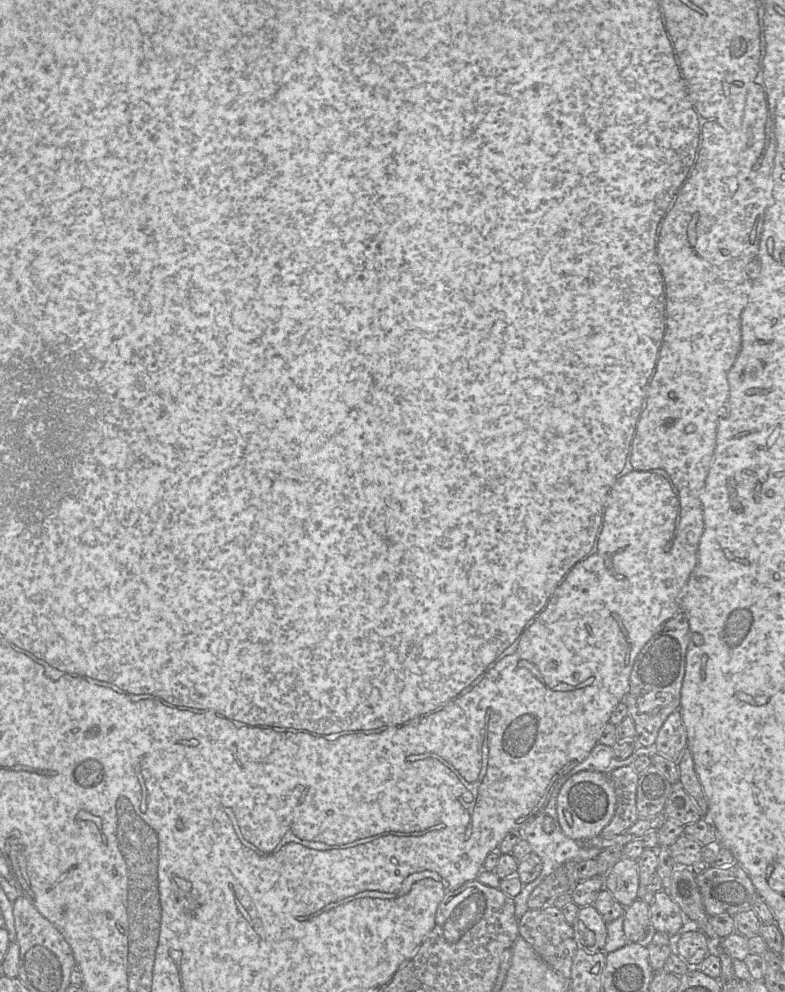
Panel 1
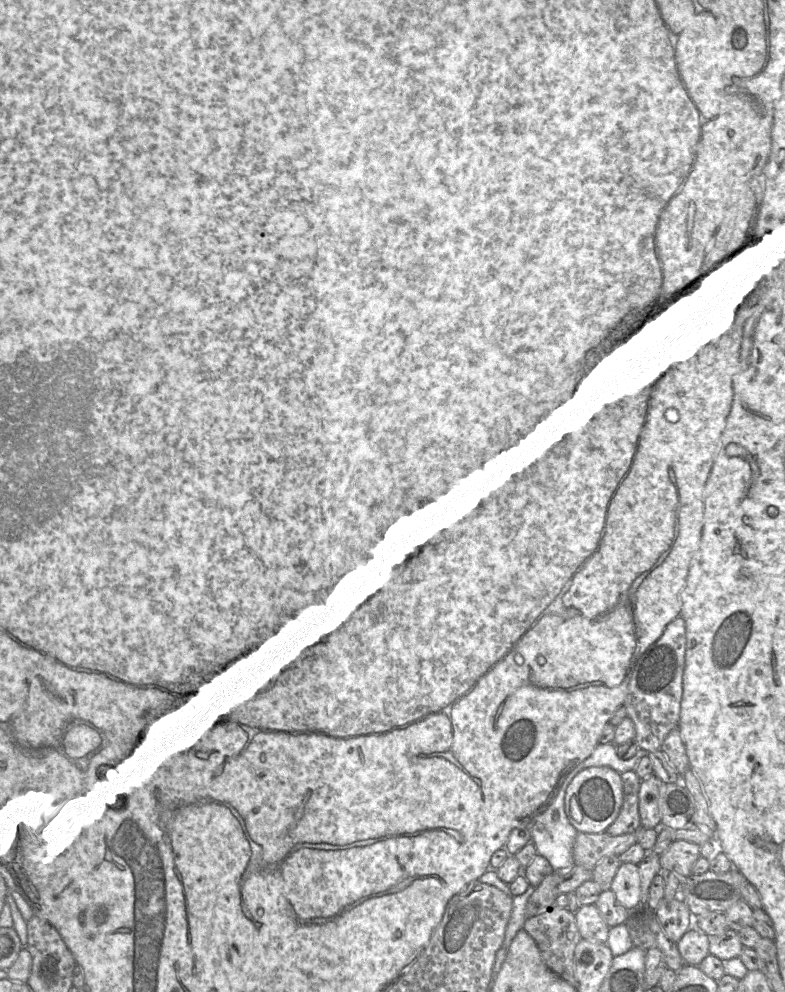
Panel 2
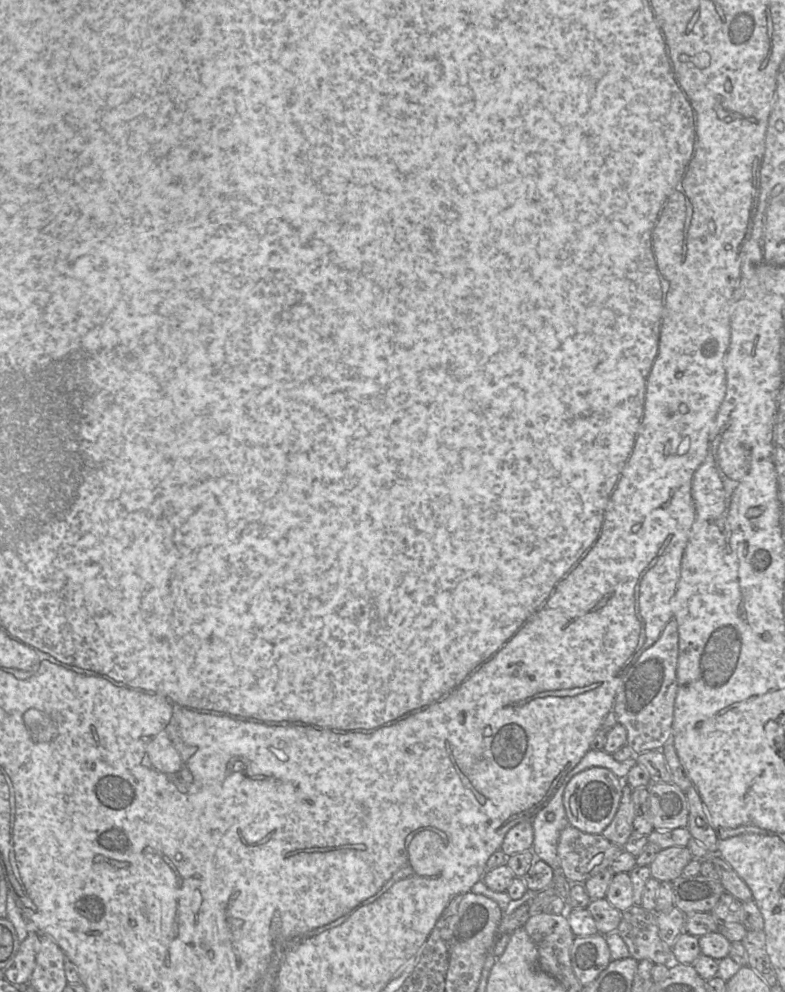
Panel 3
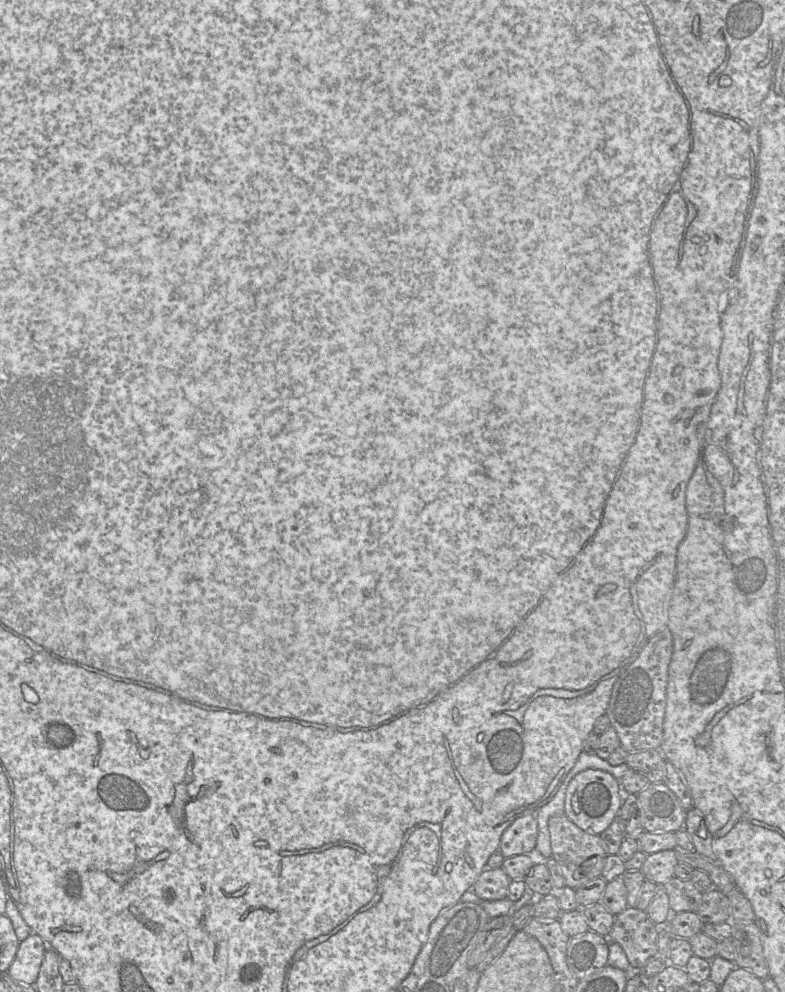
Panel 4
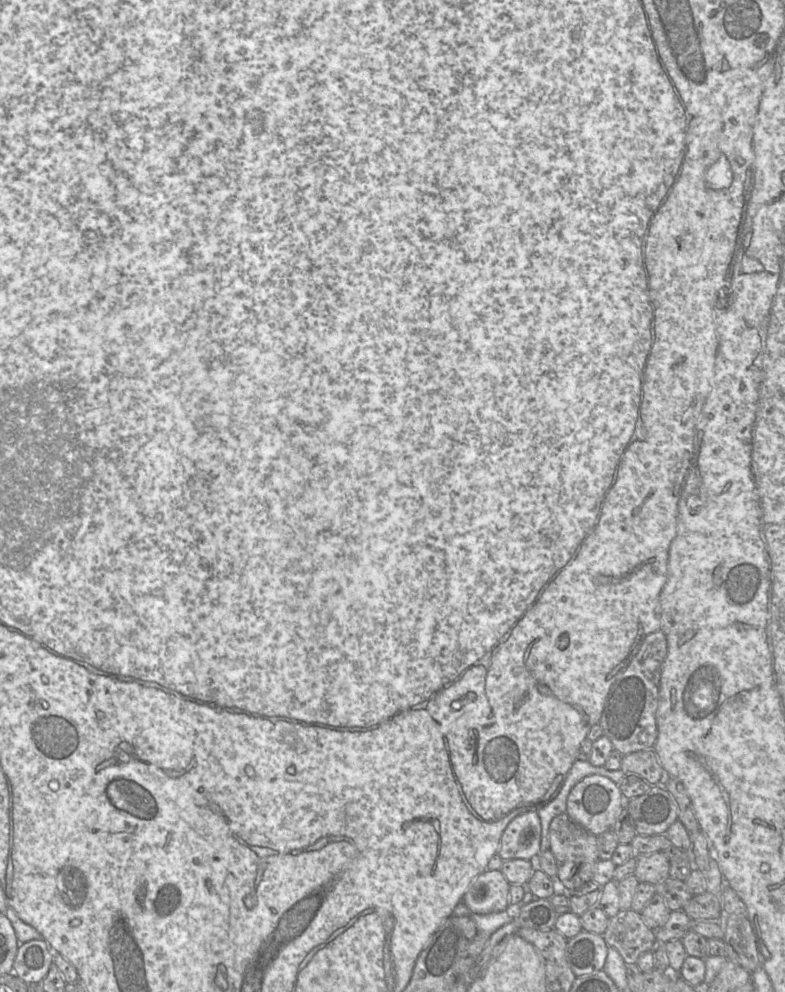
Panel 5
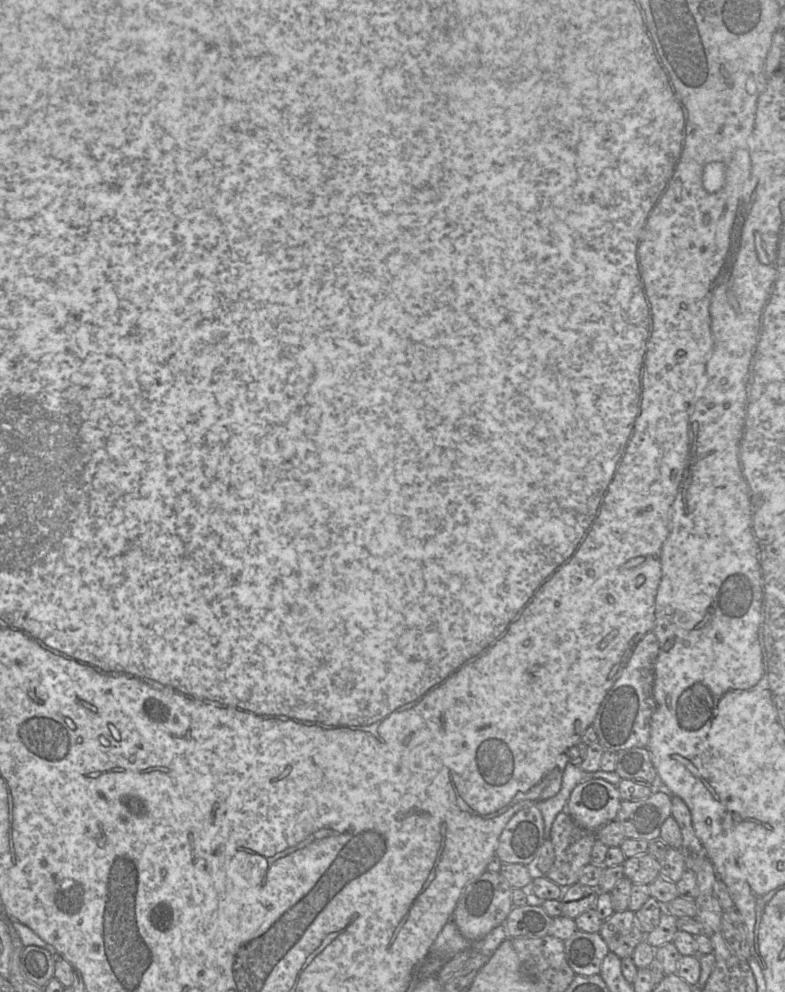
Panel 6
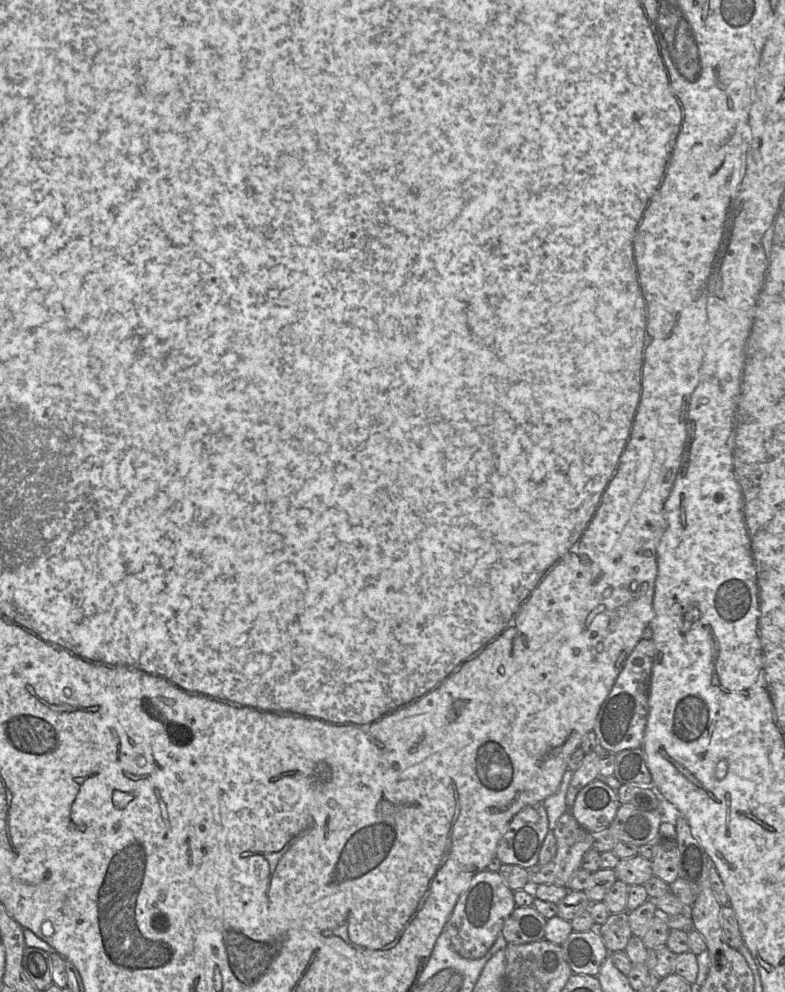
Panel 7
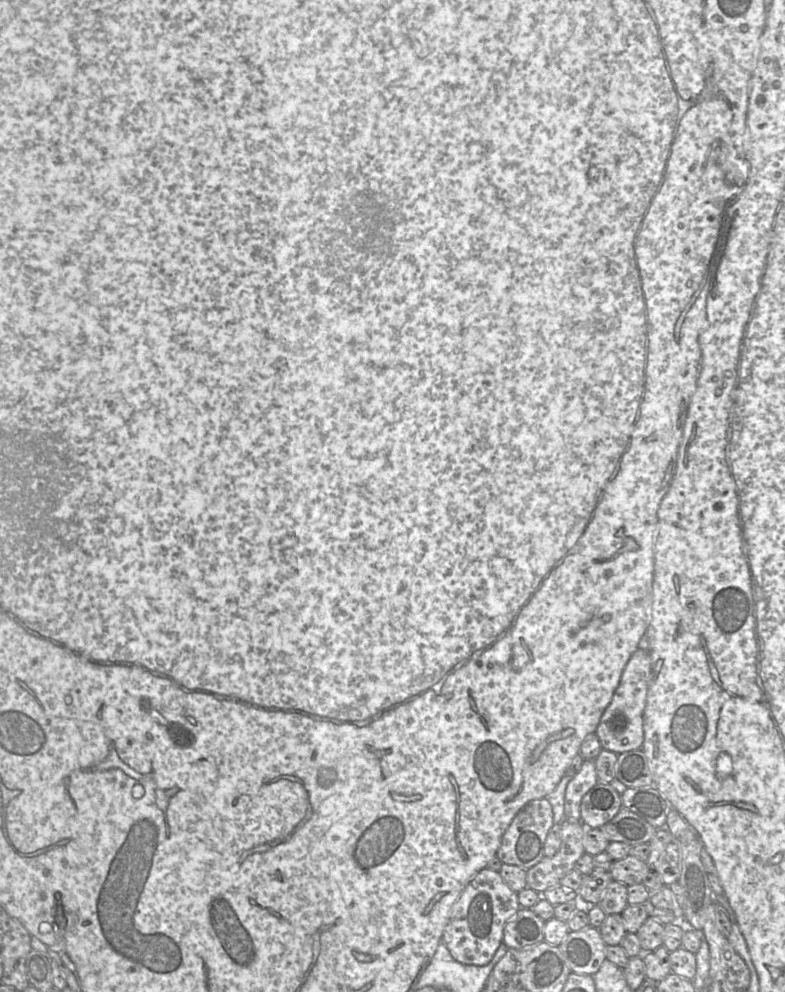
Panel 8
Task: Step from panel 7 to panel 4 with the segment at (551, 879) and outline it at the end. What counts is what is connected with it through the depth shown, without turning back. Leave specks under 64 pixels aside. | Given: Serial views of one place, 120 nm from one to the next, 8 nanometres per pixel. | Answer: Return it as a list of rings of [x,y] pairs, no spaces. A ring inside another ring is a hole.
[[[565,814],[549,819],[548,828],[552,858],[558,864],[565,886],[577,888],[592,879],[601,877],[608,855],[600,835],[588,833],[575,825]]]

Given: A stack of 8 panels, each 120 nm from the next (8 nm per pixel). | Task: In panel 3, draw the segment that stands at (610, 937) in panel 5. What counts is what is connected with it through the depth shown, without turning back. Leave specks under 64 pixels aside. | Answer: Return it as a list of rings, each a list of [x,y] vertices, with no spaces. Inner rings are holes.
[[[632,905],[622,911],[616,932],[623,939],[630,956],[637,961],[650,960],[654,964],[670,965],[672,948],[662,941],[656,913]]]

